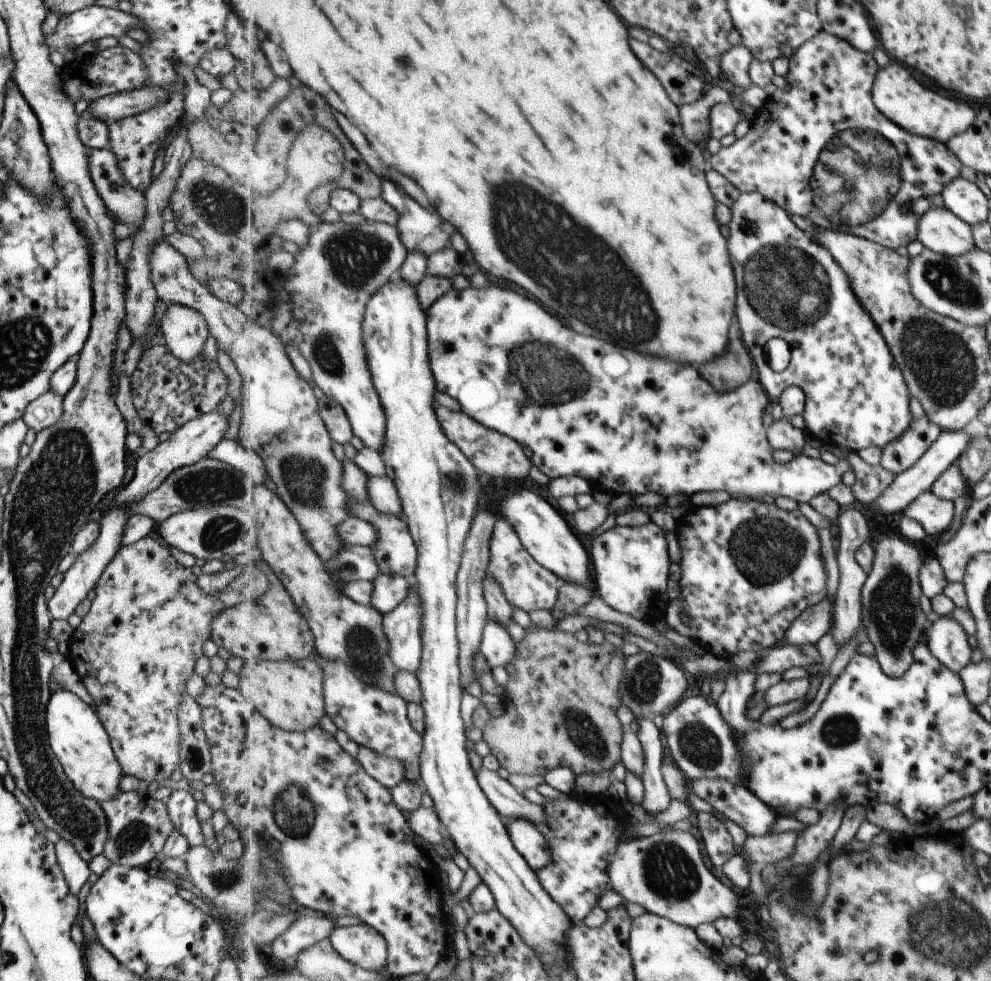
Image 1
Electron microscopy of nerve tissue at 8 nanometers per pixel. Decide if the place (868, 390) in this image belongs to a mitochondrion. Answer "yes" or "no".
no

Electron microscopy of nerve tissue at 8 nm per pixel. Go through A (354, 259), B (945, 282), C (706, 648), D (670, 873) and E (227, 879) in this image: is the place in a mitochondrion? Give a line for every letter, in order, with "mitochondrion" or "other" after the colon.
A: mitochondrion
B: mitochondrion
C: other
D: mitochondrion
E: mitochondrion

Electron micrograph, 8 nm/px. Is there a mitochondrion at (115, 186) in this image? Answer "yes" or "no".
no

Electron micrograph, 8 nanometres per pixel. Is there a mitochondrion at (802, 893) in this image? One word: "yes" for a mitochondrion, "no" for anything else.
yes

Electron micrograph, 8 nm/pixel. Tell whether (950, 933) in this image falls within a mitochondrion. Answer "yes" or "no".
yes

